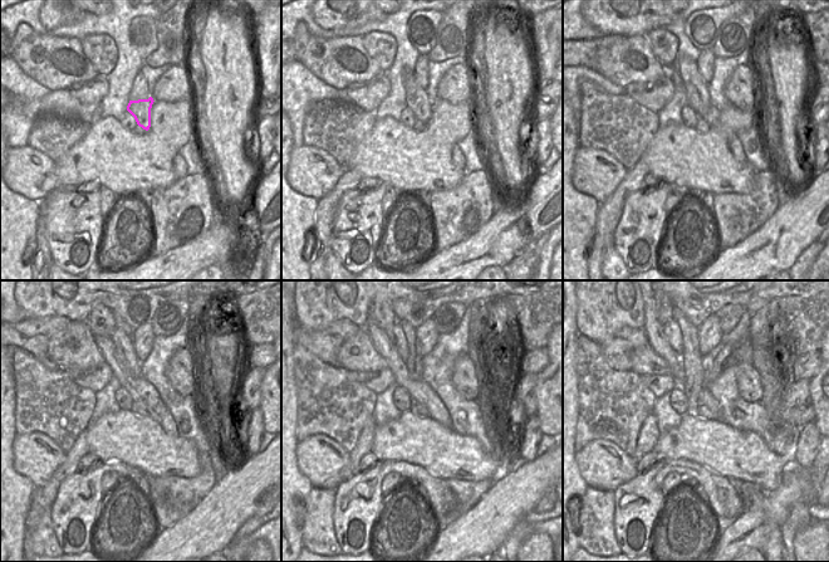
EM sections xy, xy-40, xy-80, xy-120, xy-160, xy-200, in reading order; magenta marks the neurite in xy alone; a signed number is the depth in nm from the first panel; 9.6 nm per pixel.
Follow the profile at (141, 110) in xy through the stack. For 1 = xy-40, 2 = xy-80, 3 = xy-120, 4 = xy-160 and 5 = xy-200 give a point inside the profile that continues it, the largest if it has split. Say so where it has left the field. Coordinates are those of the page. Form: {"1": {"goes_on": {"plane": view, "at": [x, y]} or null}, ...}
{"1": {"goes_on": {"plane": "xy-40", "at": [416, 98]}}, "2": {"goes_on": {"plane": "xy-80", "at": [696, 89]}}, "3": {"goes_on": {"plane": "xy-120", "at": [124, 348]}}, "4": {"goes_on": {"plane": "xy-160", "at": [396, 333]}}, "5": {"goes_on": {"plane": "xy-200", "at": [671, 328]}}}

